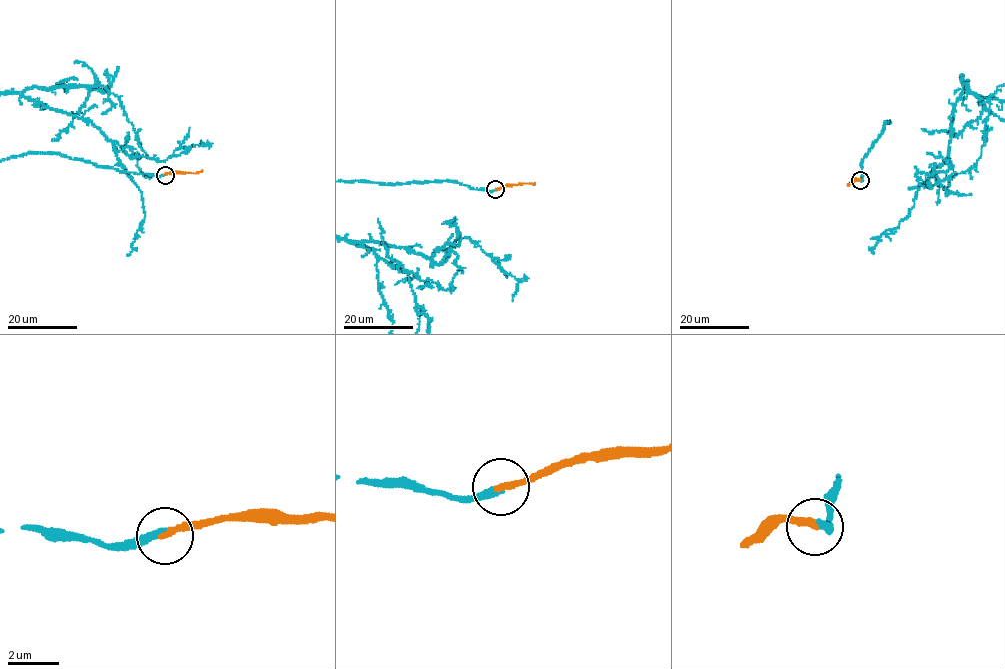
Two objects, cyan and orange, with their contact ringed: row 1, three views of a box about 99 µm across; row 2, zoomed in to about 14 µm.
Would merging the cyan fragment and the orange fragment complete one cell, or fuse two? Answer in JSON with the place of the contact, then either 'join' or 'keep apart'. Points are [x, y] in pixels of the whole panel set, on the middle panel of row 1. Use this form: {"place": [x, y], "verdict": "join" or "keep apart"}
{"place": [495, 189], "verdict": "join"}

